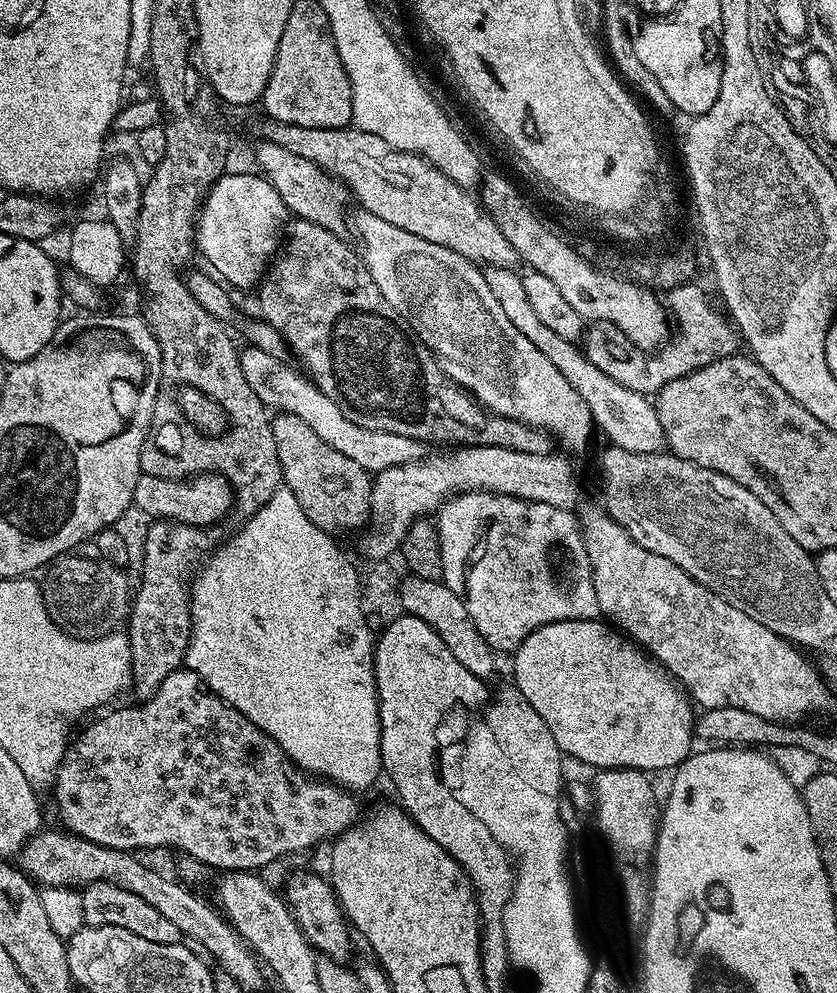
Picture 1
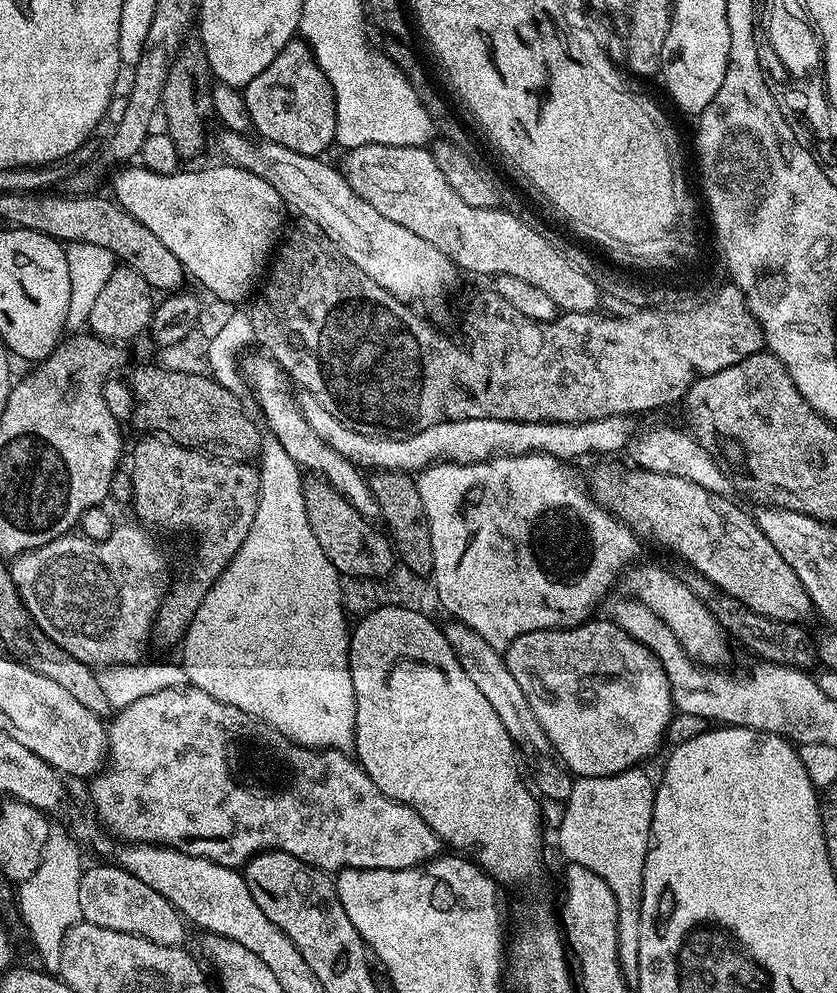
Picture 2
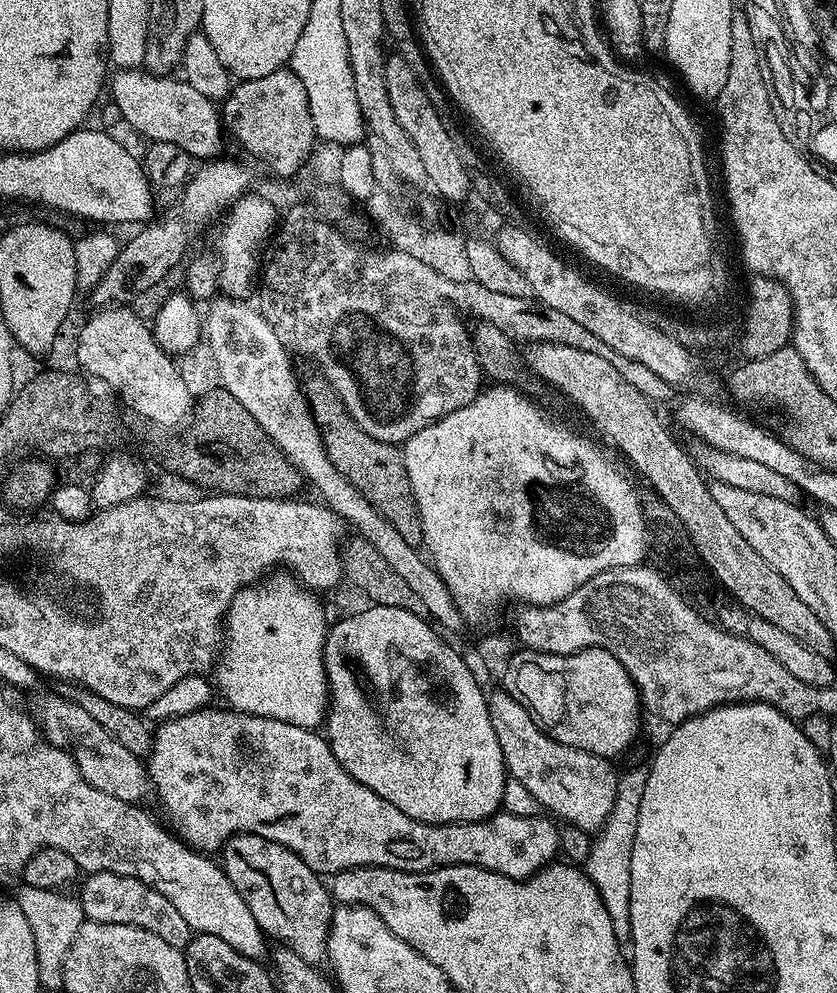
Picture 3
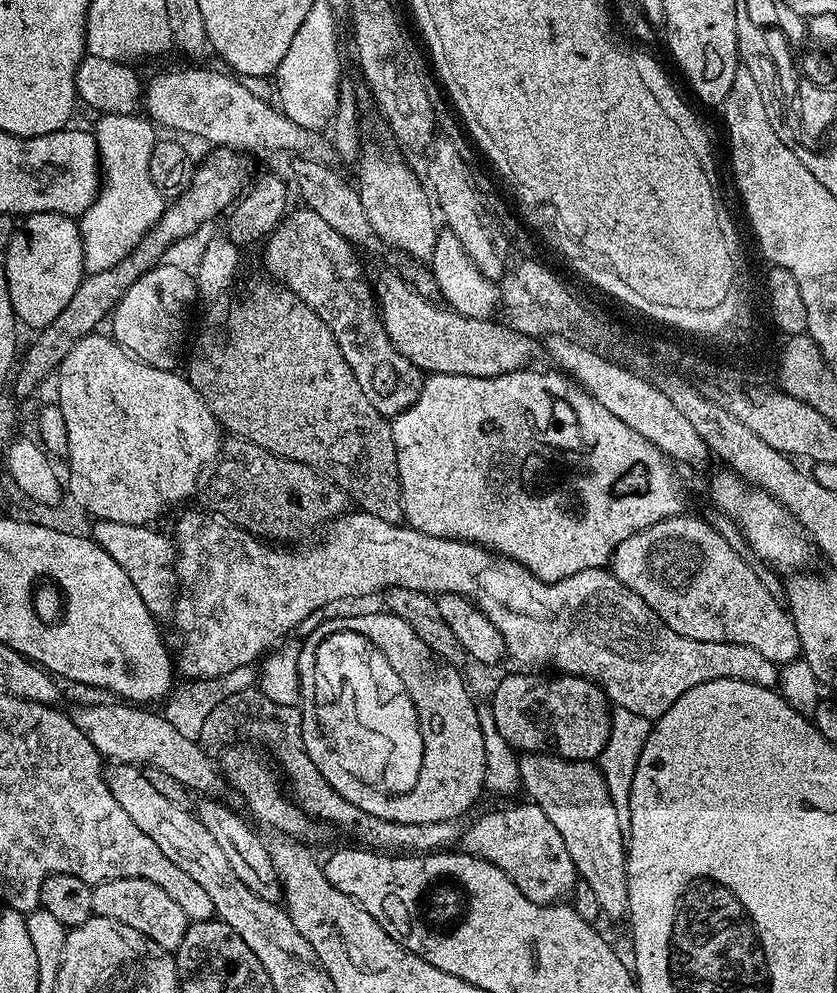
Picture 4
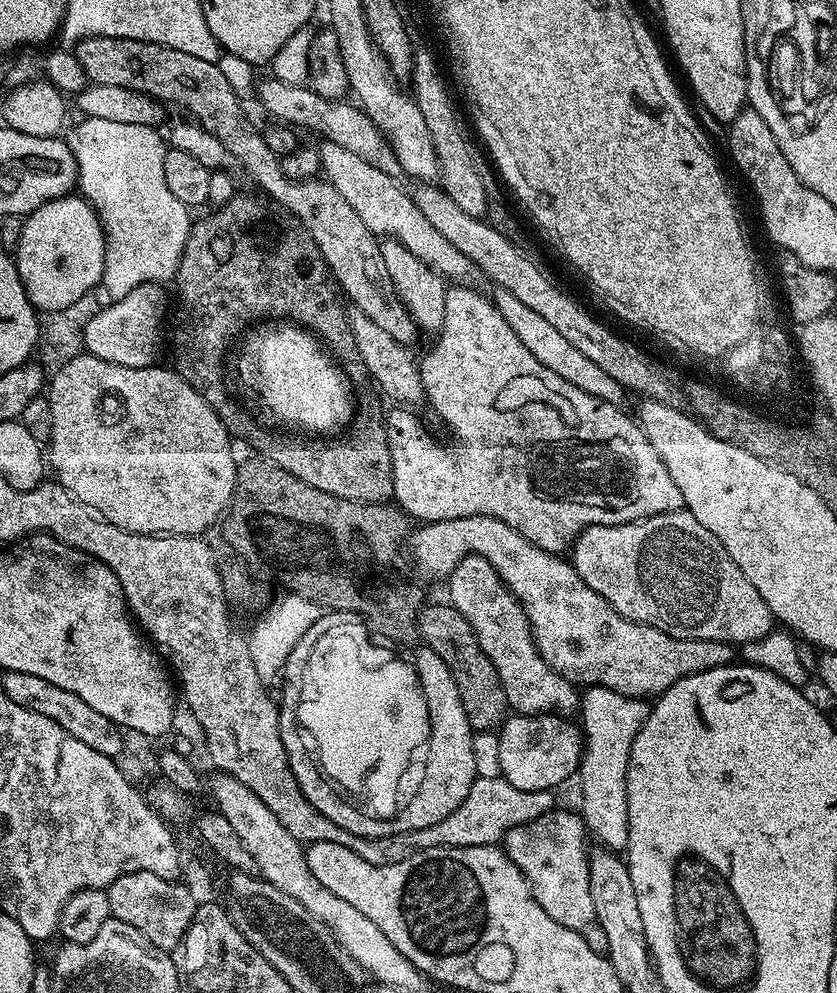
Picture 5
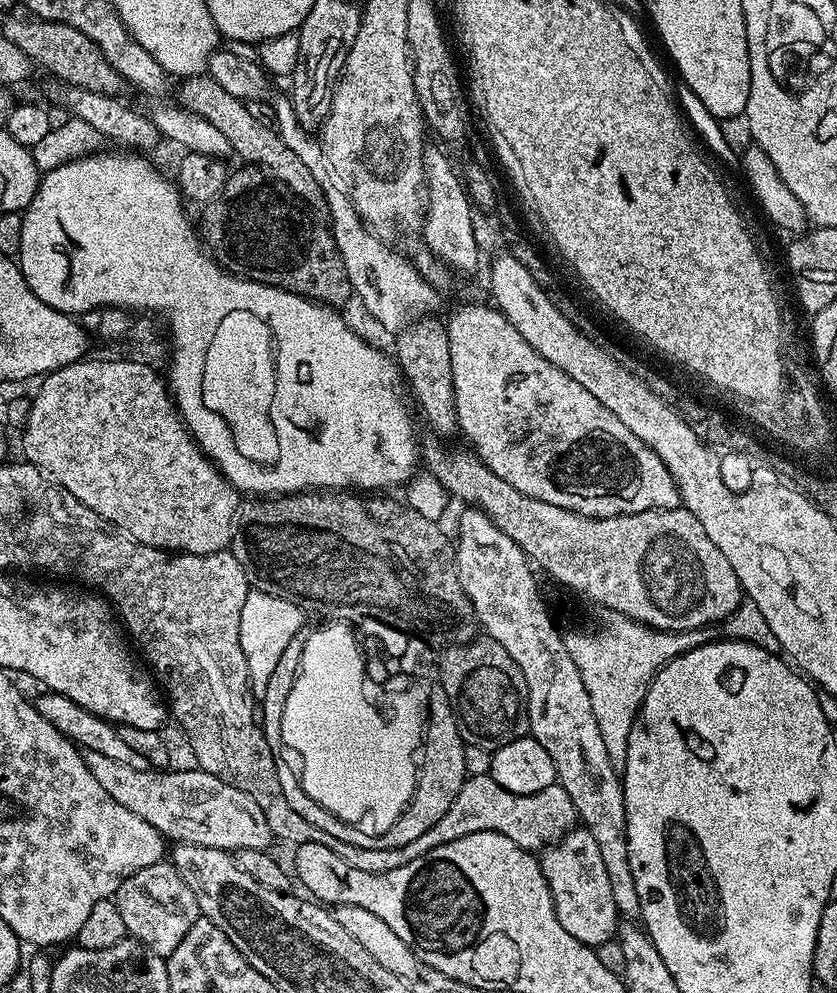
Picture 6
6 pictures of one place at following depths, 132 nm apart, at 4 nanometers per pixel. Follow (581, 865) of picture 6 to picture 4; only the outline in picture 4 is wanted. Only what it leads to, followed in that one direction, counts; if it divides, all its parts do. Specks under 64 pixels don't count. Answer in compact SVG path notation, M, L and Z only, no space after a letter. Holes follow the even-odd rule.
M523 803L517 808L496 808L493 812L482 813L468 829L465 827L461 831L459 851L498 866L530 902L554 904L563 901L571 897L578 879L574 858L570 858L566 842L562 842L562 834L558 834L554 822L550 822L536 804Z

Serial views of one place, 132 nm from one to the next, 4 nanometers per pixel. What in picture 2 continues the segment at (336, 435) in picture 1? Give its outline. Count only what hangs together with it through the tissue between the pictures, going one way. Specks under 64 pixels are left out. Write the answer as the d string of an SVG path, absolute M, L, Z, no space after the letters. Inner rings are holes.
M306 391L299 393L298 403L310 430L314 430L314 434L318 434L318 438L322 438L322 442L326 442L330 450L334 450L361 469L382 472L419 474L440 461L475 462L487 460L497 454L526 452L544 452L547 456L556 457L557 460L572 462L575 456L588 456L591 452L620 452L623 448L625 451L633 435L631 419L628 416L607 416L581 424L470 418L447 420L438 426L430 426L421 432L415 432L412 436L367 436L338 422L338 418L334 418L334 414L330 414L330 410L326 410L326 406L318 402L318 398L314 398Z

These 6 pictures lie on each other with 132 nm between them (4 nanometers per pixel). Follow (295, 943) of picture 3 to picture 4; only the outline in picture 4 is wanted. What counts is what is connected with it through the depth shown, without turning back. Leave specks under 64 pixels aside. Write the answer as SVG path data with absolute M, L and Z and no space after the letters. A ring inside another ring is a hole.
M197 795L194 800L194 815L207 830L210 830L211 837L218 842L219 848L226 854L227 861L230 862L235 874L238 874L238 878L256 896L261 896L267 901L279 901L282 896L280 879L274 870L274 862L270 858L267 845L262 840L260 842L259 836L252 832L253 825L243 815L240 817L238 813L231 812L223 804L224 802L223 799L214 796Z

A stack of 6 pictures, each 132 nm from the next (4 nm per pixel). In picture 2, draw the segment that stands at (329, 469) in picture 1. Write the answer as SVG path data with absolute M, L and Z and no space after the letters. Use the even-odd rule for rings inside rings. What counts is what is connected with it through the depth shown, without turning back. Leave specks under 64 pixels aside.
M312 478L312 481L309 479L304 485L304 501L306 502L306 518L310 518L310 530L314 530L314 538L318 538L318 546L322 546L326 558L334 562L341 577L379 580L391 575L394 569L394 548L389 537L379 527L376 529L377 525L373 521L358 514L358 510L354 510L352 503L338 490L334 490L334 486L325 484L319 478Z

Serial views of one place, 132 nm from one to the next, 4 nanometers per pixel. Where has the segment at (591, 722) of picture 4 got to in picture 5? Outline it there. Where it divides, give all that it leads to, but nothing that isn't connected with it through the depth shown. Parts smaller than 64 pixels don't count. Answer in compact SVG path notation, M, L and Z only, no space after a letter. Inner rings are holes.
M512 714L499 725L500 775L513 782L548 782L568 780L577 775L582 759L582 732L579 727L567 724L560 714L524 716Z

